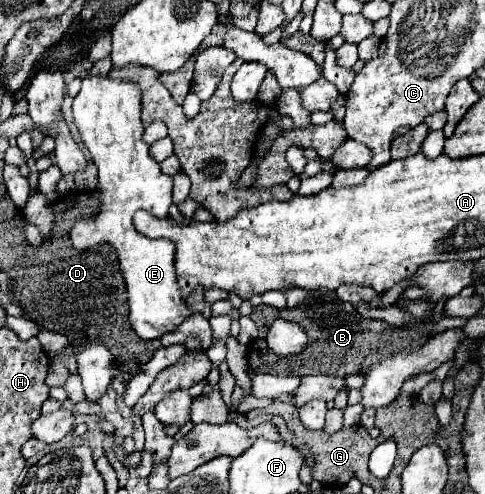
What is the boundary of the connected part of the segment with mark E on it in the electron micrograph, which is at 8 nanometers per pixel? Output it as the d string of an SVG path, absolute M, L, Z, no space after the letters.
M99 76L83 78L81 90L73 98L73 120L97 166L101 206L95 216L75 220L69 238L77 250L93 248L103 242L111 244L125 278L133 330L143 340L161 338L163 334L177 330L193 310L183 300L175 278L175 244L171 240L149 240L133 226L133 214L138 209L147 210L157 218L167 218L173 186L171 176L161 172L159 164L149 154L149 144L143 140L139 86Z

